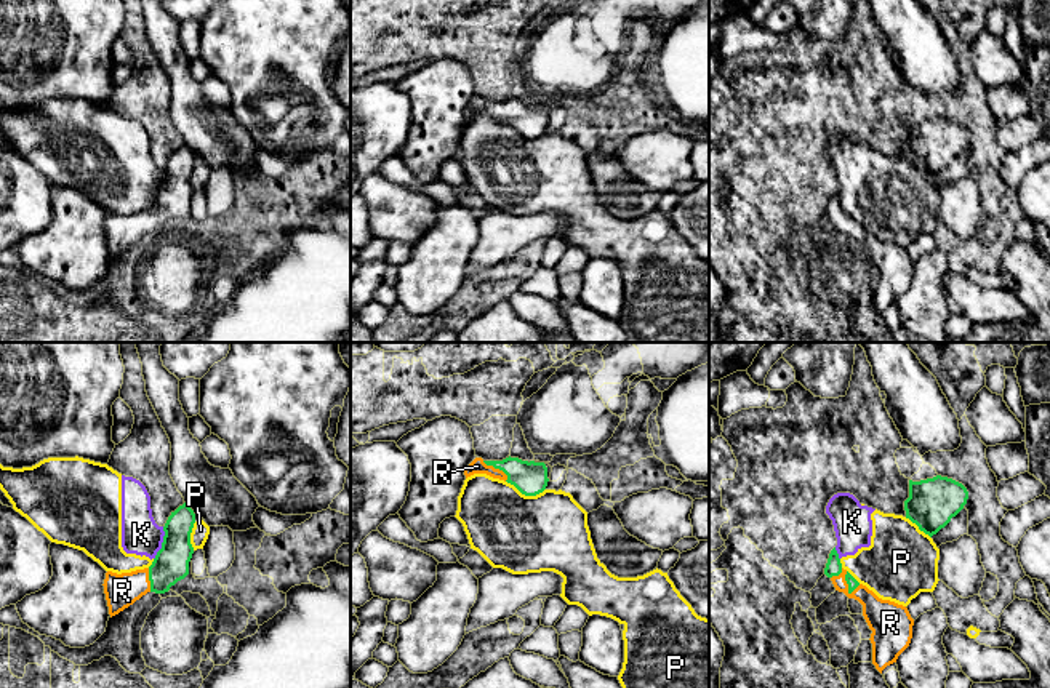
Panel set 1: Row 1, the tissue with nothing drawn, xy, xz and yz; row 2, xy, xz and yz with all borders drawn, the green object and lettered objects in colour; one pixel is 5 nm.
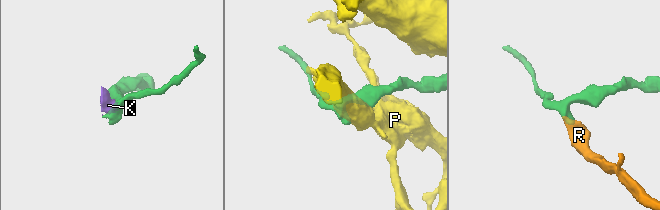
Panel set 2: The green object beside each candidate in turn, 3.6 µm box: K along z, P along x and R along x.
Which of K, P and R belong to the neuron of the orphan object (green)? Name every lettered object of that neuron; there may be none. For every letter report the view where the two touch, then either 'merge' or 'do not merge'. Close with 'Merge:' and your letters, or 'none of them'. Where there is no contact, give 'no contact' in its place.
K: contact in xy; do not merge
P: contact in xz; do not merge
R: contact in yz; merge
Merge: R

